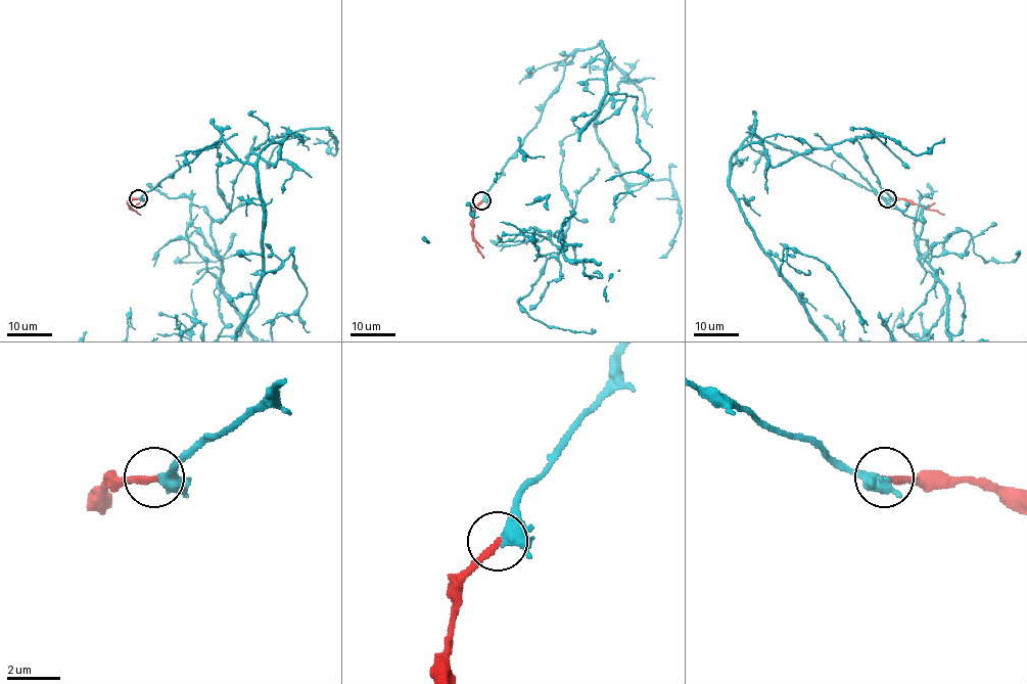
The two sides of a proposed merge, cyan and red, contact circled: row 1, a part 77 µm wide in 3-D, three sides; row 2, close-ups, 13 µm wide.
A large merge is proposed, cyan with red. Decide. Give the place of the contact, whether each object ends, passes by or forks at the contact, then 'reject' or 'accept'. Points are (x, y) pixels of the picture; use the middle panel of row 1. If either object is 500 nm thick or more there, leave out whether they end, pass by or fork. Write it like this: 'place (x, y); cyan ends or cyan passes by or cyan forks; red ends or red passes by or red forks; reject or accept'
place (481, 200); cyan forks; red ends; accept

